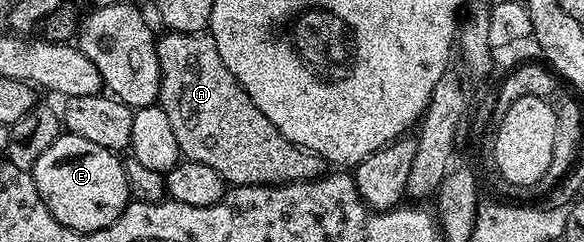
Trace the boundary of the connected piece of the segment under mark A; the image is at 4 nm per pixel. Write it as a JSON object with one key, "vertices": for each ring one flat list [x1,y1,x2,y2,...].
{"vertices":[[166,31,164,35,157,40,157,57,159,58,159,70,161,71,159,107,167,114,167,118,171,122,171,127,175,129,175,142,179,142,179,150,184,159,203,162,203,166,211,166,226,182,233,186,243,184,294,184,295,182,303,182,304,180,316,180,318,176,326,175,327,161,325,159,319,154,315,154,311,150,307,150,303,146,291,142,283,134,279,134,279,130,273,125,271,118,267,118,267,114,263,114,263,110,259,110,259,106,255,106,255,102,251,102,249,95,247,95,240,84,234,80,231,70,227,70,227,66,223,66,223,58,219,58,219,46,215,46,213,37,209,35,208,31]]}

